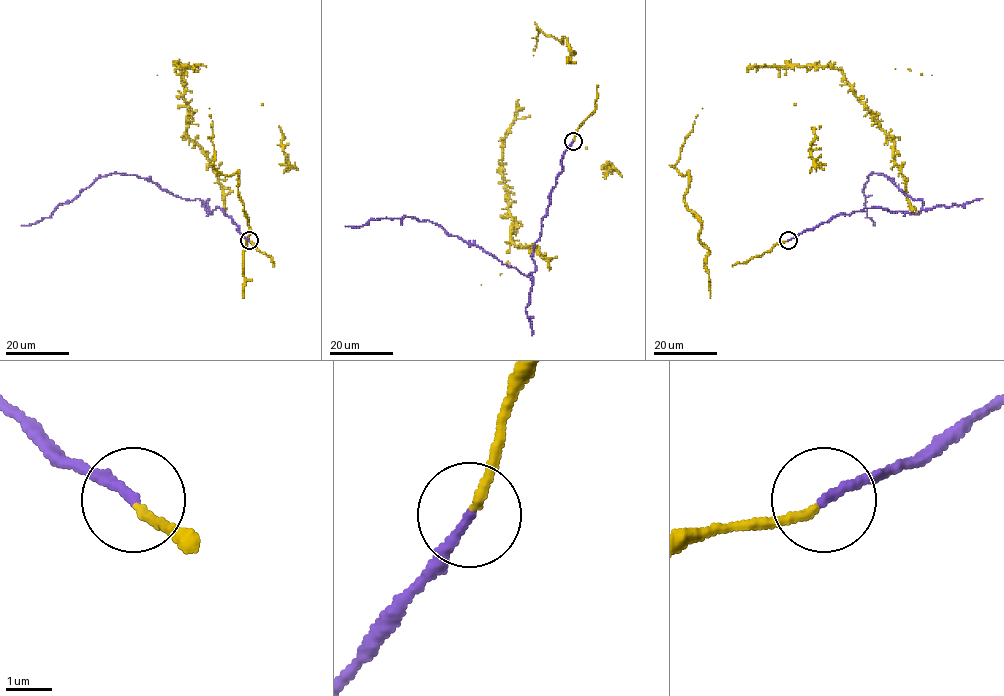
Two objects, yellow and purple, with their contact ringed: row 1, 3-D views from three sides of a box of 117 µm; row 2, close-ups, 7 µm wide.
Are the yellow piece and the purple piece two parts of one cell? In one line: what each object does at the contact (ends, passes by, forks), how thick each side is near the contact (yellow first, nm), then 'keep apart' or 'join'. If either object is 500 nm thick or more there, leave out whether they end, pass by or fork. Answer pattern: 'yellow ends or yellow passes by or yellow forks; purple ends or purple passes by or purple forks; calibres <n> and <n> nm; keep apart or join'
yellow ends; purple ends; calibres 180 and 200 nm; join

